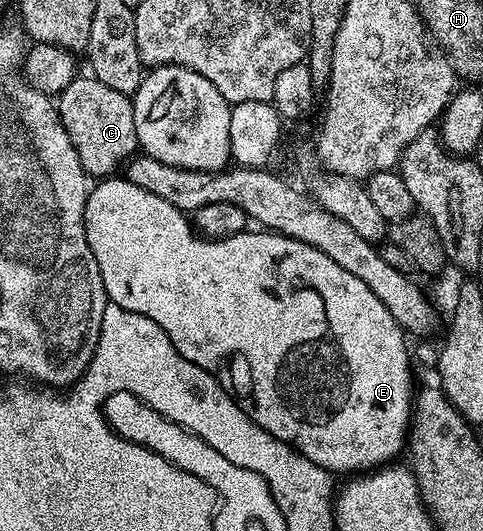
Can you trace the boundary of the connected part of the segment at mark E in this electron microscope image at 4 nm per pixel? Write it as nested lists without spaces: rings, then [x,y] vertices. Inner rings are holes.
[[[104,177],[100,183],[88,192],[86,209],[84,210],[84,228],[86,241],[90,245],[90,253],[94,253],[94,261],[98,261],[98,269],[102,277],[104,292],[109,303],[118,305],[130,313],[142,313],[142,317],[150,317],[154,325],[158,325],[170,337],[174,349],[186,357],[186,361],[194,361],[202,369],[206,369],[220,382],[222,389],[232,398],[266,433],[278,437],[278,441],[289,443],[298,453],[302,453],[314,465],[326,469],[337,476],[351,476],[353,473],[367,473],[393,462],[399,451],[403,452],[406,440],[410,435],[410,424],[414,410],[414,386],[412,387],[412,367],[408,364],[408,343],[403,327],[394,321],[390,309],[370,293],[366,281],[358,281],[354,273],[346,273],[338,261],[330,261],[326,253],[314,249],[297,239],[278,235],[267,229],[245,229],[226,235],[222,239],[213,239],[199,234],[189,216],[179,211],[170,201],[162,201],[154,193],[146,193],[146,189],[138,189],[138,185],[123,177]]]

